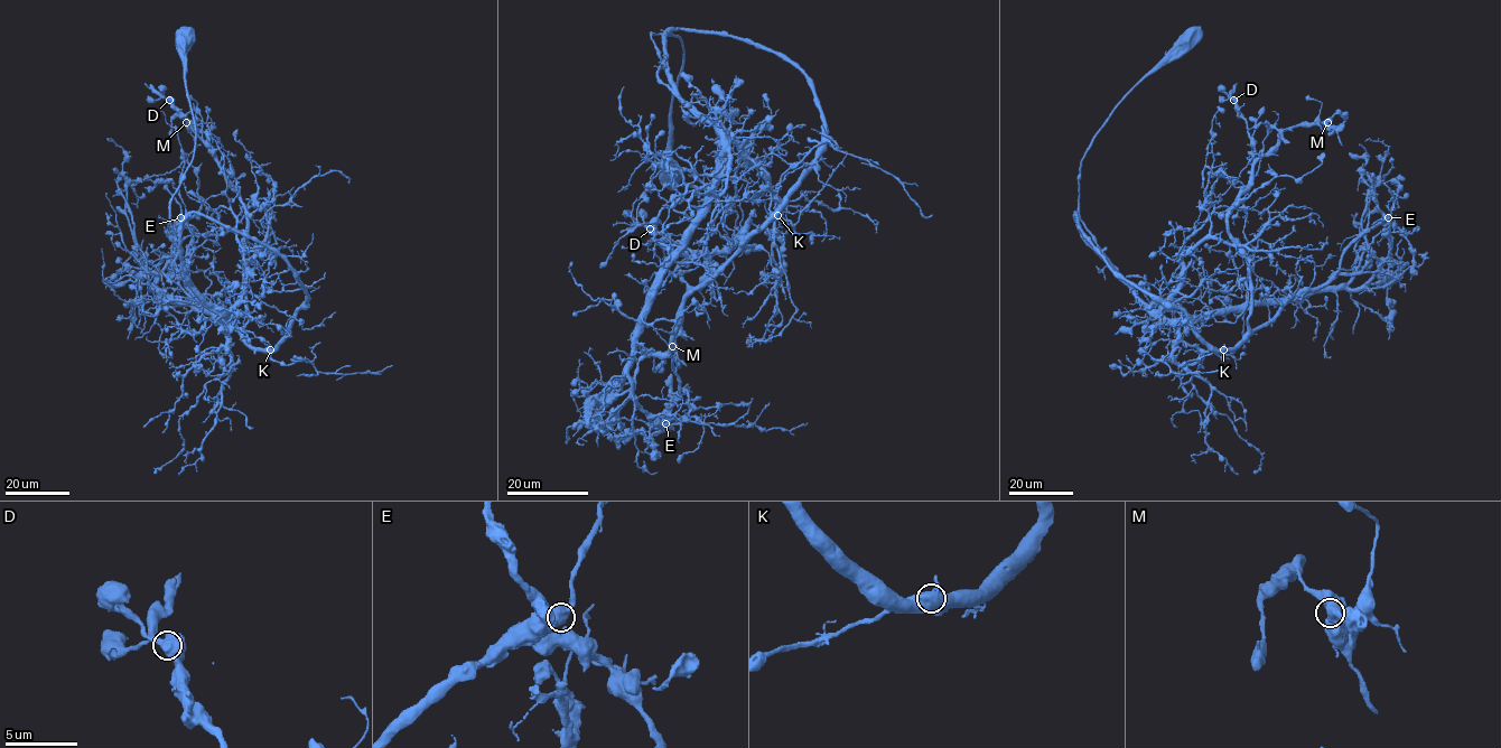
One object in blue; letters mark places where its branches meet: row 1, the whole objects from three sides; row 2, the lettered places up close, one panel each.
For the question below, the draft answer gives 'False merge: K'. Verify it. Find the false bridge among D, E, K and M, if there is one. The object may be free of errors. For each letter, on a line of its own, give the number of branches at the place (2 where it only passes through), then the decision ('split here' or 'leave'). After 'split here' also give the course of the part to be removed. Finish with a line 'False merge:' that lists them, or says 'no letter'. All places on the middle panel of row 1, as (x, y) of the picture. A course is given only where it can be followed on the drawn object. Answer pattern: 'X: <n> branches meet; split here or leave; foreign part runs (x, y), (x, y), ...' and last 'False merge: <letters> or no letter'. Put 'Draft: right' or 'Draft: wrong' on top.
Draft: right
D: 2 branches meet; leave
E: 2 branches meet; leave
K: 2 branches meet; split here; foreign part runs (777, 215), (781, 178), (814, 147), (828, 142), (889, 173), (925, 216), (932, 214)
M: 2 branches meet; leave
False merge: K

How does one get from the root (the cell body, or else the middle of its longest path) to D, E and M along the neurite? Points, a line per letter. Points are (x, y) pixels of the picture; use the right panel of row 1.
D: (1187, 41), (1117, 105), (1079, 174), (1079, 220), (1155, 310), (1184, 242), (1249, 181), (1233, 100)
E: (1187, 41), (1117, 105), (1080, 168), (1079, 220), (1143, 301), (1201, 319), (1261, 295), (1270, 321), (1388, 217)
M: (1187, 41), (1080, 168), (1079, 220), (1145, 305), (1165, 302), (1184, 242), (1278, 136), (1327, 122)

